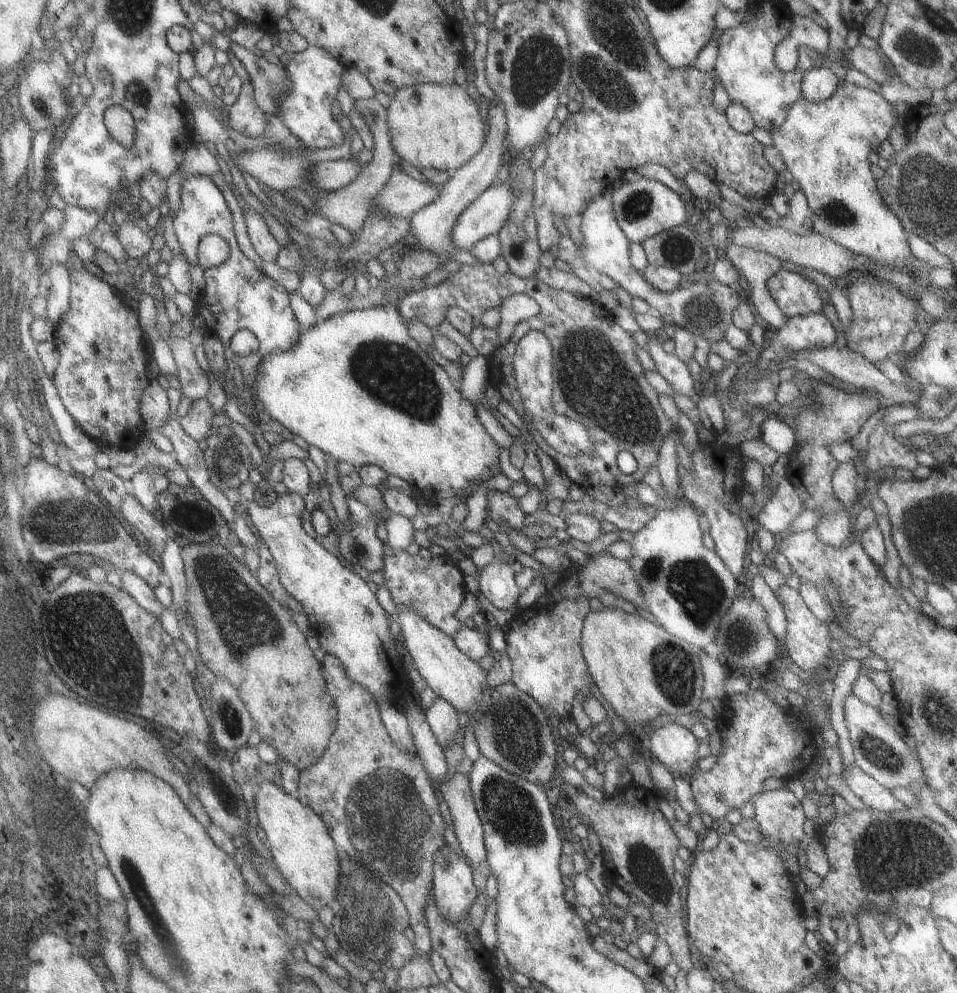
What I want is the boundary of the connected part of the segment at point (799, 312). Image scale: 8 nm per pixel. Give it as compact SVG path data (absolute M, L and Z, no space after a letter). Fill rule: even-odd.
M779 268L765 280L769 297L787 318L822 314L822 304L817 299L817 288L801 274Z

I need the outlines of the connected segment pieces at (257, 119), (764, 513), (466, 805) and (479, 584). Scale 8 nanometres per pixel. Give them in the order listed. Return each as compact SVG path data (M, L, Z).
M242 82L237 99L228 107L229 127L245 137L261 136L268 123L263 114L255 104L251 85L249 82Z
M785 477L779 479L775 493L758 513L756 528L761 527L773 536L785 532L793 519L805 510L797 489Z
M456 770L455 774L443 784L442 797L445 800L445 804L449 807L449 815L454 836L459 843L459 848L461 848L465 860L467 860L469 868L471 869L473 886L475 886L477 892L483 893L485 881L487 876L490 875L490 872L485 860L481 821L475 812L467 780L467 774L461 774Z
M494 557L478 573L475 589L499 611L510 610L522 592L514 583L511 566Z

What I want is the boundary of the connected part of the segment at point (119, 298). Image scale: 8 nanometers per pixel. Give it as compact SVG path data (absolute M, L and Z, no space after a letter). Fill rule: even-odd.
M81 267L69 269L70 291L68 309L56 324L52 343L59 353L51 382L58 394L58 402L69 413L85 434L101 445L118 445L129 434L140 435L140 398L150 379L145 365L150 360L144 333L137 323L137 316L125 303L122 291L110 287Z

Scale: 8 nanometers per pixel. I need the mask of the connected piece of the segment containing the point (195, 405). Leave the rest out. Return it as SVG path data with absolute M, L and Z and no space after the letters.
M206 398L190 402L187 412L179 418L180 427L183 432L194 441L206 439L217 422L213 416L213 410Z

